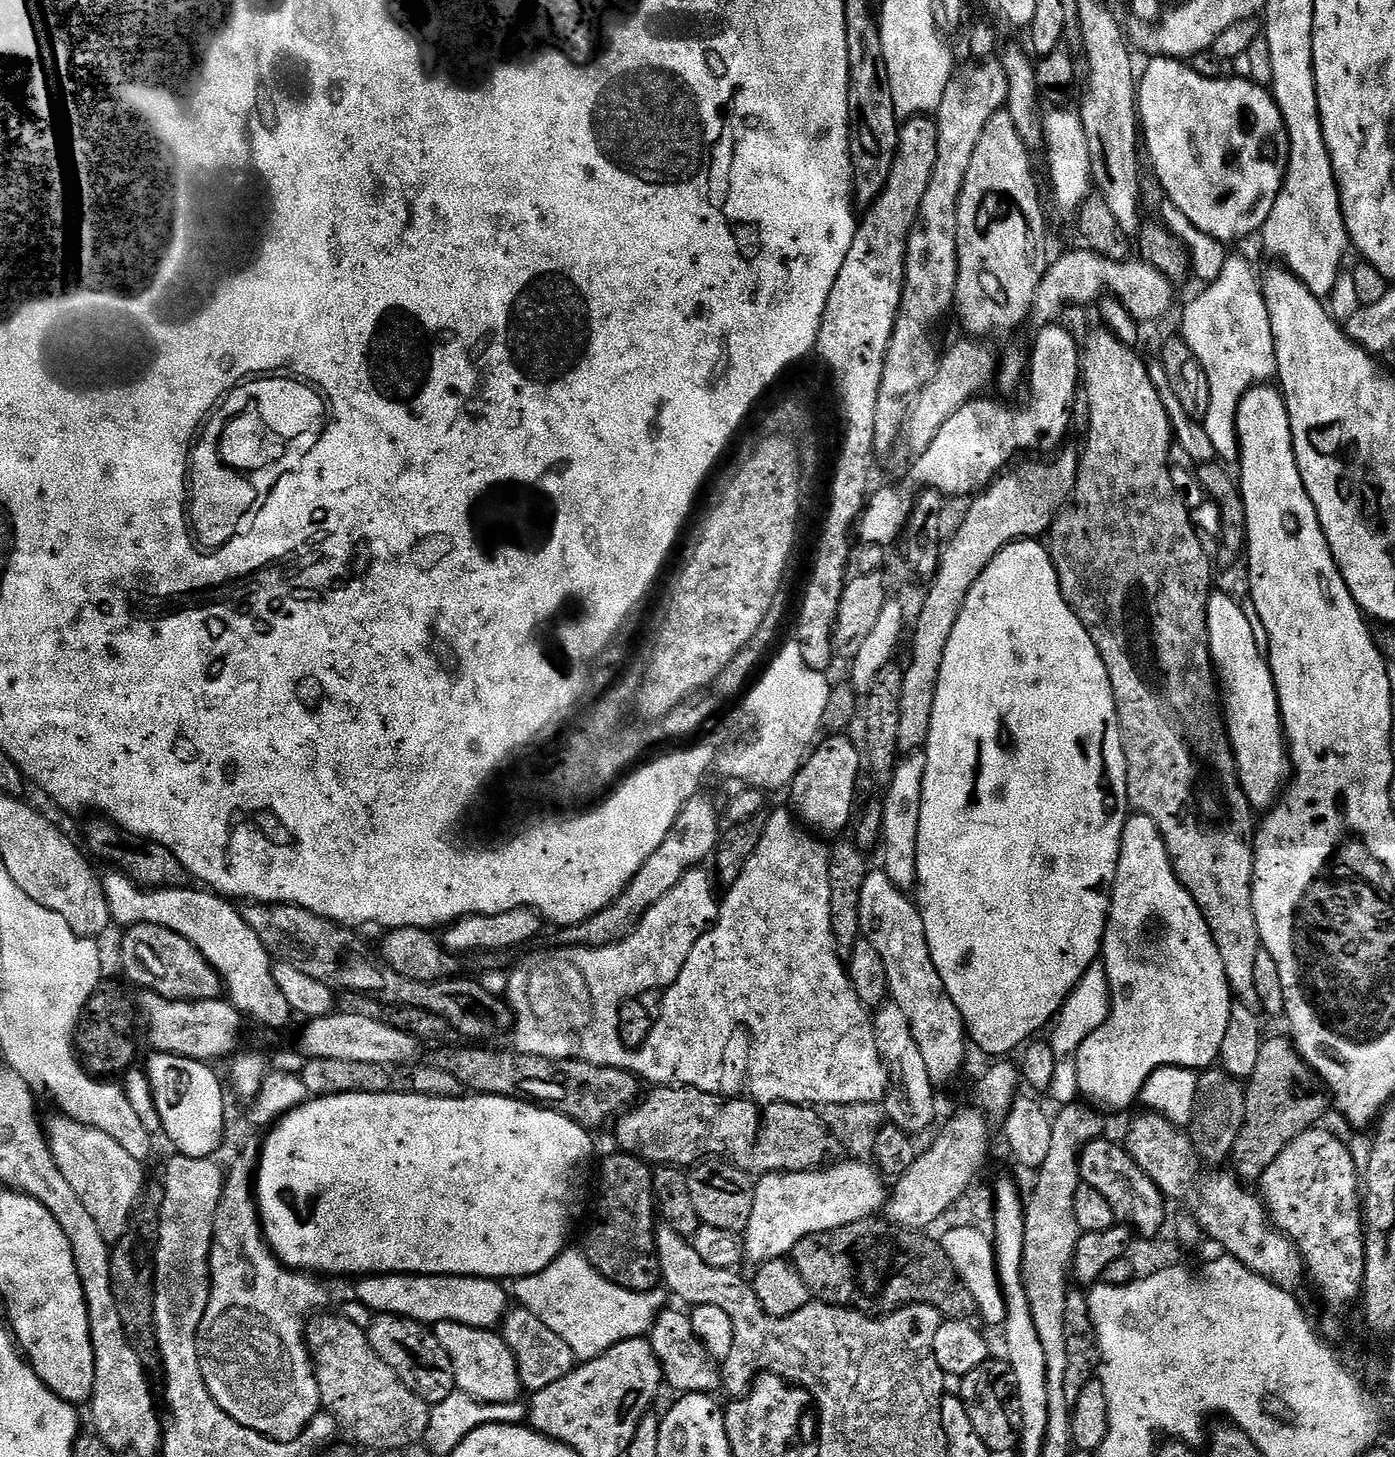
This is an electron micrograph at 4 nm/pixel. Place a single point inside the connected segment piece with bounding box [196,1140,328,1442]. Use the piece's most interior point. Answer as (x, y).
(252, 1353)

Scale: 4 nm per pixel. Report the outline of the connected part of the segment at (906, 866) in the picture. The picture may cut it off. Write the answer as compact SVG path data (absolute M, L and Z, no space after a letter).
M909 752L897 763L892 783L887 785L888 792L882 799L884 810L884 831L882 833L882 849L884 848L884 864L882 870L894 882L894 886L905 890L915 889L916 851L918 850L918 818L922 808L922 778L926 778L926 754Z

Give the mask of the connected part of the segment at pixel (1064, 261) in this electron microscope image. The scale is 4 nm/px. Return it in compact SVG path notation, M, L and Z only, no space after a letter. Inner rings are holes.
M1079 250L1068 252L1051 261L1038 286L1038 294L1032 303L1031 323L1047 326L1059 321L1060 315L1071 304L1092 306L1101 298L1112 297L1122 302L1126 310L1138 321L1160 319L1174 306L1176 296L1173 281L1167 280L1153 264L1147 264L1142 258L1128 260L1125 264L1116 258L1099 256L1097 252Z

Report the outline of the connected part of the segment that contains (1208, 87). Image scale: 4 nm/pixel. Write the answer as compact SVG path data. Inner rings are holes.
M1152 58L1148 60L1148 69L1143 69L1138 80L1138 119L1142 129L1142 144L1146 154L1152 158L1154 174L1162 182L1167 203L1173 204L1198 230L1210 234L1215 240L1229 242L1228 240L1244 240L1261 231L1270 218L1270 210L1274 210L1274 202L1284 185L1284 174L1288 170L1288 131L1282 118L1282 110L1278 110L1276 99L1272 97L1271 91L1260 84L1255 84L1252 78L1225 78L1222 80L1211 80L1194 74L1194 70L1187 63L1176 59Z

